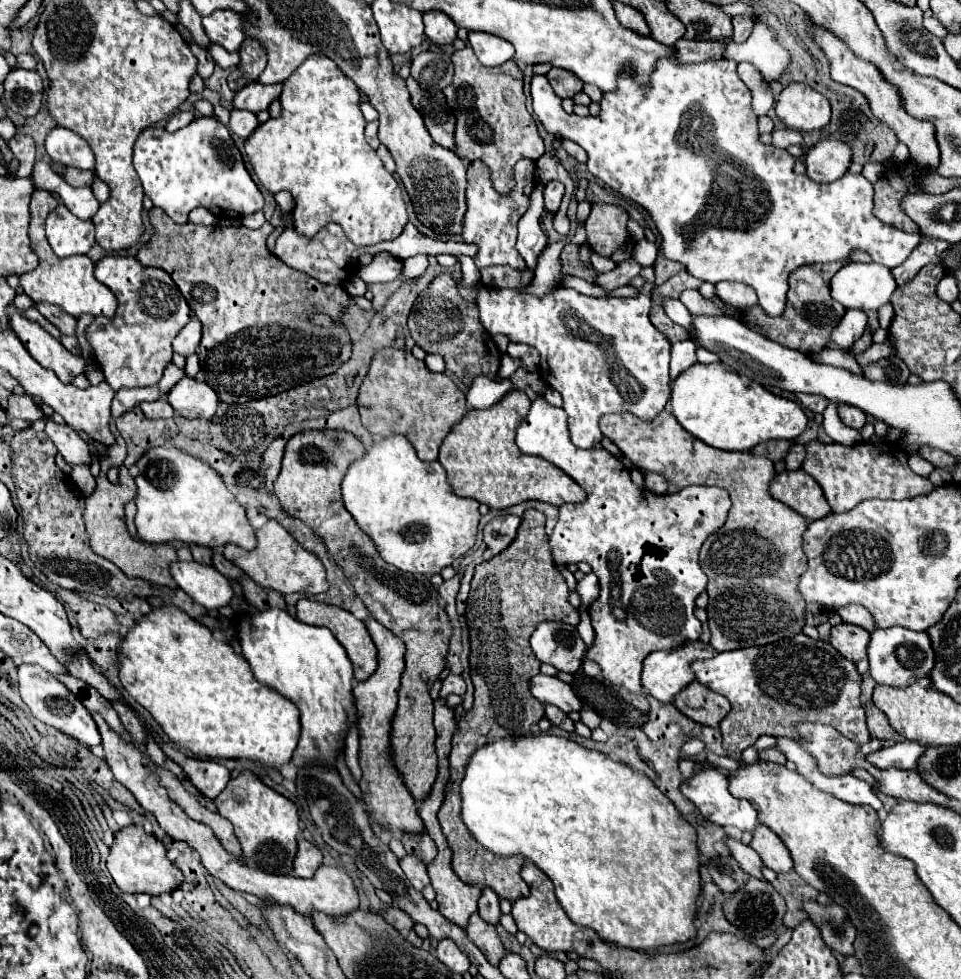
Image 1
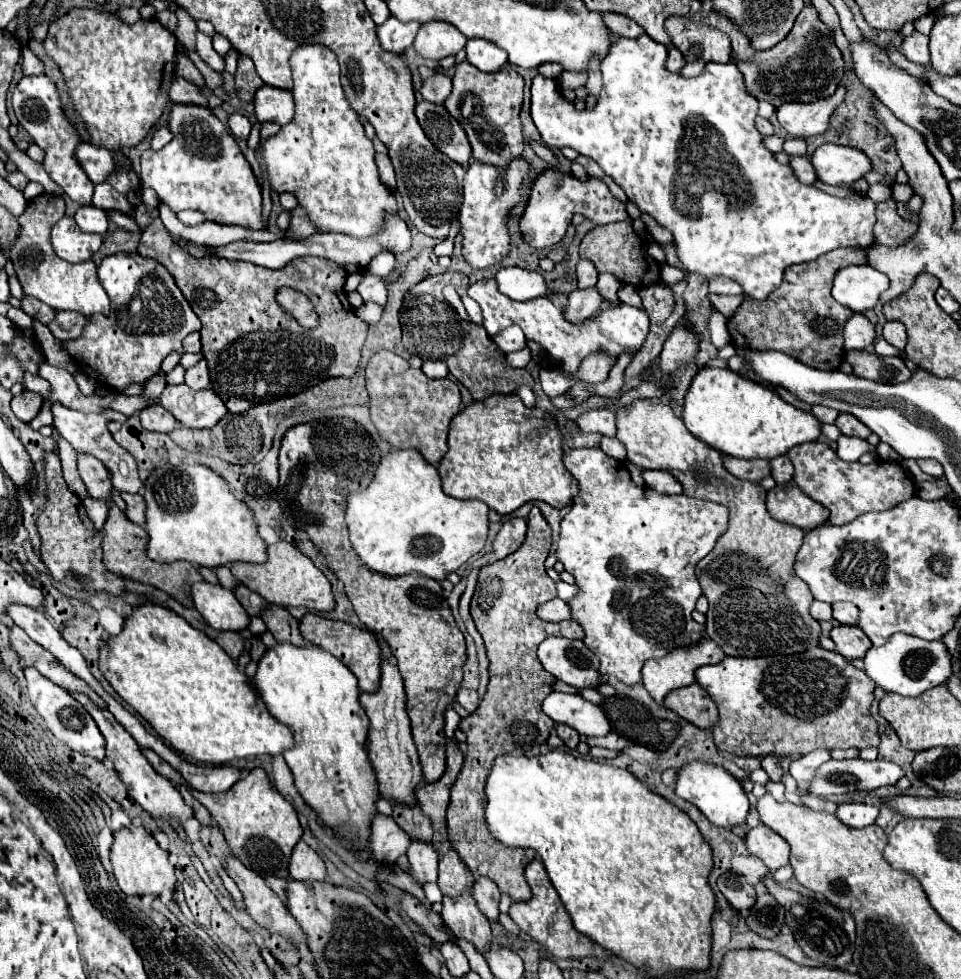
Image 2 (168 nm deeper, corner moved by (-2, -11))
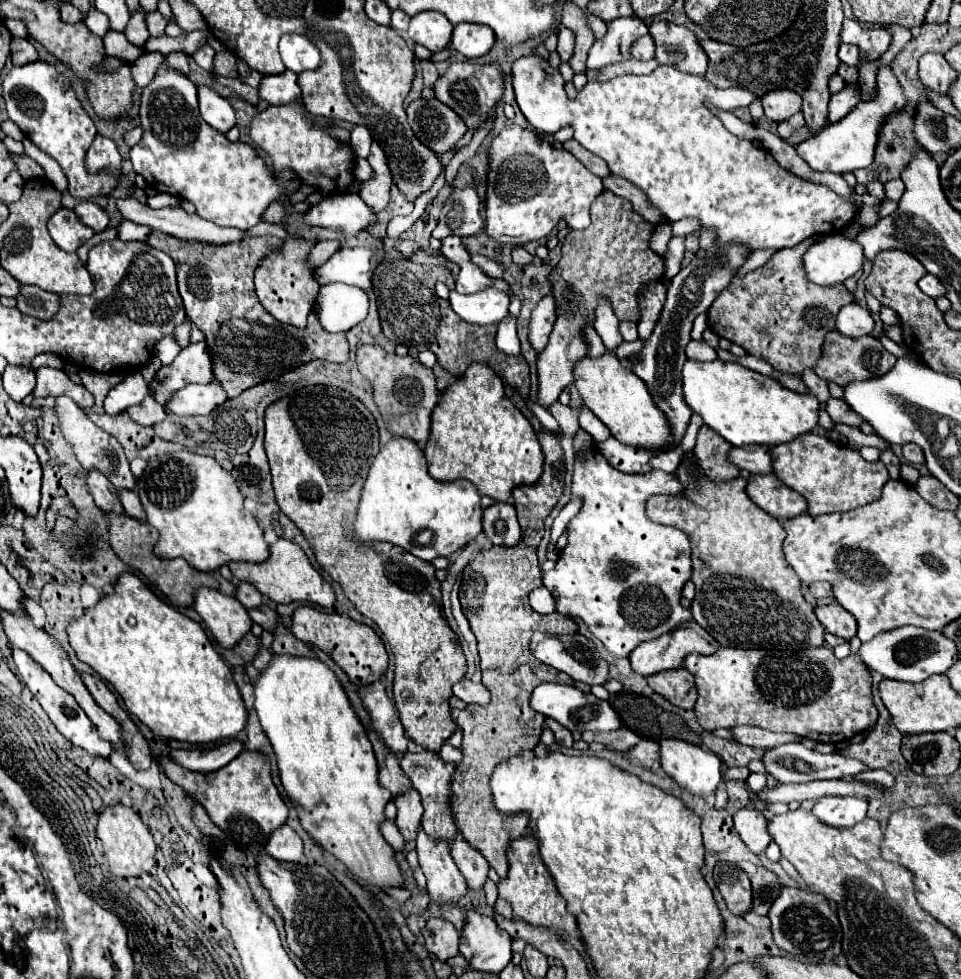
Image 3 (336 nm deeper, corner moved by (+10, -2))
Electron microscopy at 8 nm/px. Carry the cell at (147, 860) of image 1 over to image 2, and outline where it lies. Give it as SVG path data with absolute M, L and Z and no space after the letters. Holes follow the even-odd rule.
M128 826L114 832L110 862L120 890L128 896L146 896L146 894L160 896L164 890L174 890L176 886L176 874L174 866L168 862L168 852L162 850L158 842L142 826Z

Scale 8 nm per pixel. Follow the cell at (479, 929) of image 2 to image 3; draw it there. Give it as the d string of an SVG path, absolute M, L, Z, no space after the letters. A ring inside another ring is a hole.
M420 827L416 835L416 851L428 881L428 893L434 901L456 901L466 893L468 885L450 857L448 841L428 837Z

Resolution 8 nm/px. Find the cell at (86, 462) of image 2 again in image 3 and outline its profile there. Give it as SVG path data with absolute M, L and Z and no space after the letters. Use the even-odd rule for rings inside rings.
M88 471L88 487L96 505L106 513L124 513L116 487L98 471Z

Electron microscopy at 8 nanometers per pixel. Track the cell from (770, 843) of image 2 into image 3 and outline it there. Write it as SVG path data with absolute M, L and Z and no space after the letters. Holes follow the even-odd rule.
M740 809L736 815L734 815L734 825L742 837L742 841L746 843L746 847L752 851L752 853L762 853L768 843L772 841L772 837L768 835L768 819L764 817L764 813L756 811L756 809Z

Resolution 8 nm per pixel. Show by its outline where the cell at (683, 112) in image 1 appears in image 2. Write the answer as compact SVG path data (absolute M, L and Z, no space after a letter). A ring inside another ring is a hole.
M642 34L640 38L616 38L614 46L610 48L608 56L602 62L602 92L598 98L598 104L594 110L582 110L578 112L574 108L574 104L570 104L562 92L558 90L556 80L548 80L544 76L536 76L532 82L532 120L542 136L542 140L546 142L546 146L550 148L564 148L570 146L574 148L578 154L592 158L594 162L598 162L598 166L606 172L606 176L610 176L628 196L630 202L634 202L642 212L650 214L660 226L664 226L666 230L672 232L674 236L674 246L676 246L676 254L680 260L680 266L684 270L688 270L690 274L698 274L706 280L712 280L716 276L724 276L730 278L734 282L738 282L744 292L750 298L756 300L764 300L768 298L784 280L784 270L792 264L802 264L802 262L812 262L818 256L836 250L836 248L844 248L844 246L852 246L852 248L870 248L876 244L874 238L874 222L876 222L876 204L862 194L854 194L848 198L836 198L836 196L828 196L820 190L816 190L814 186L806 186L802 184L790 166L780 164L774 154L770 150L764 148L762 144L762 134L756 130L754 118L758 116L758 102L754 96L750 96L744 88L744 78L738 70L738 66L734 62L728 64L708 64L704 68L704 72L700 76L692 76L692 78L684 78L680 74L674 74L666 68L666 58L668 58L668 50L666 46L662 46L660 42L652 40L650 36Z

